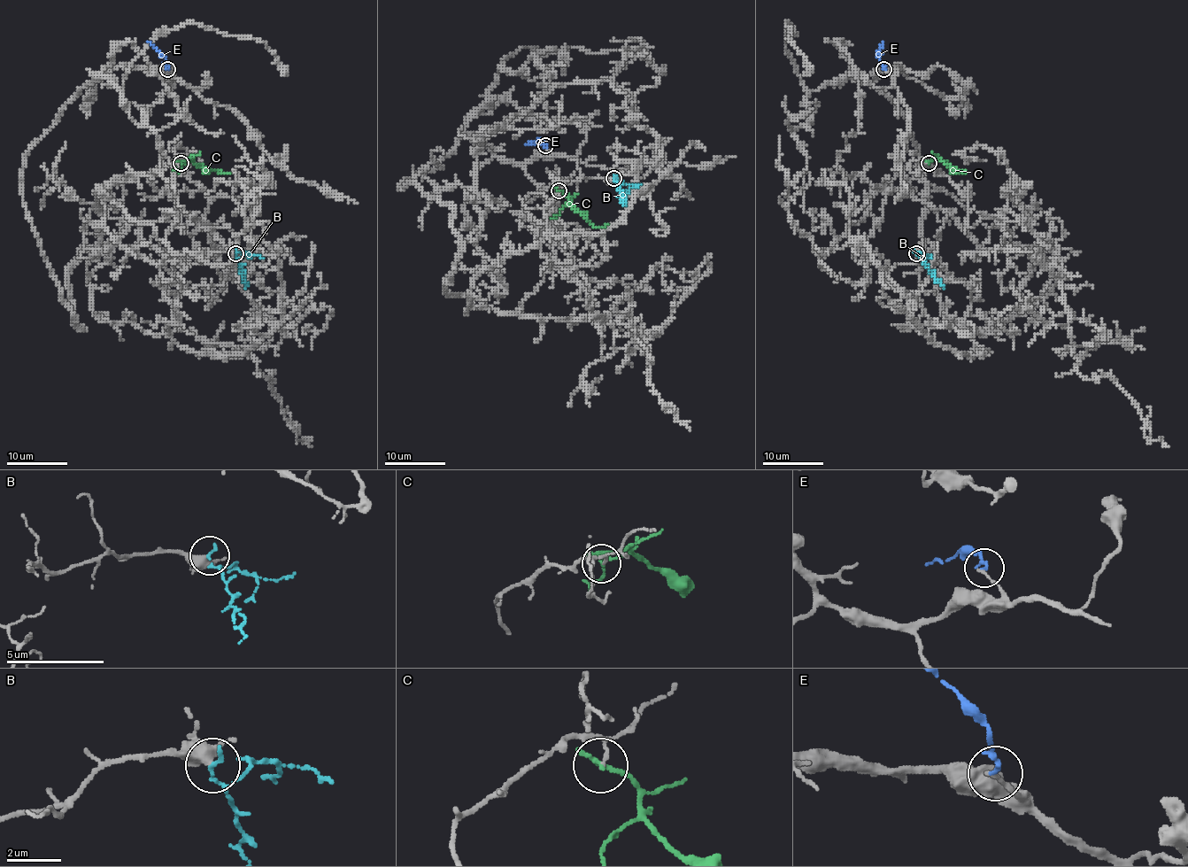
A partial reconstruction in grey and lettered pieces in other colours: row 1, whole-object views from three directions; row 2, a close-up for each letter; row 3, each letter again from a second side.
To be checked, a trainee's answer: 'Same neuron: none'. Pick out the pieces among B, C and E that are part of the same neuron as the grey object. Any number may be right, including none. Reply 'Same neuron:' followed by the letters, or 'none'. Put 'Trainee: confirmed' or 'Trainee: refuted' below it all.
Same neuron: none
Trainee: confirmed

